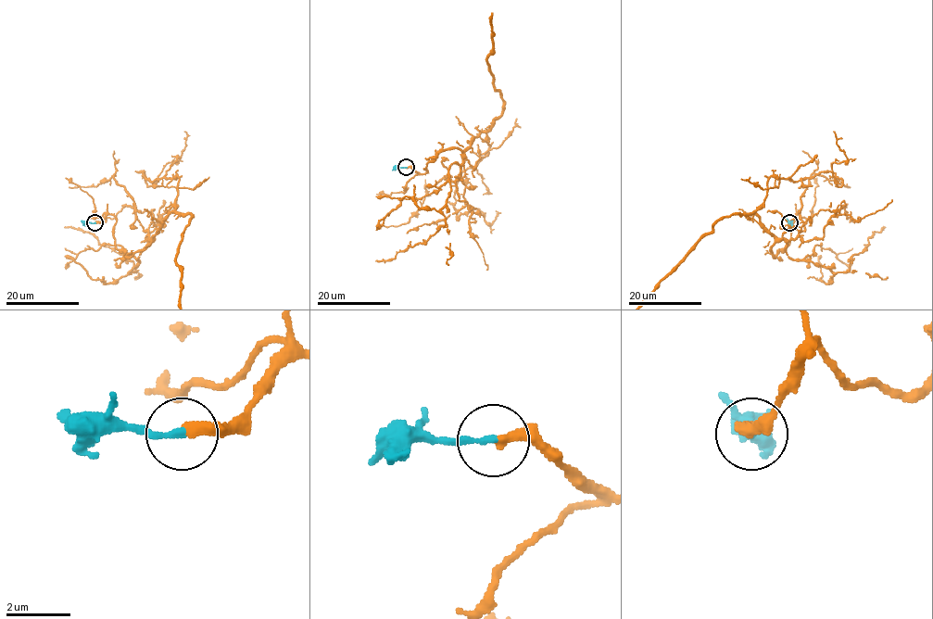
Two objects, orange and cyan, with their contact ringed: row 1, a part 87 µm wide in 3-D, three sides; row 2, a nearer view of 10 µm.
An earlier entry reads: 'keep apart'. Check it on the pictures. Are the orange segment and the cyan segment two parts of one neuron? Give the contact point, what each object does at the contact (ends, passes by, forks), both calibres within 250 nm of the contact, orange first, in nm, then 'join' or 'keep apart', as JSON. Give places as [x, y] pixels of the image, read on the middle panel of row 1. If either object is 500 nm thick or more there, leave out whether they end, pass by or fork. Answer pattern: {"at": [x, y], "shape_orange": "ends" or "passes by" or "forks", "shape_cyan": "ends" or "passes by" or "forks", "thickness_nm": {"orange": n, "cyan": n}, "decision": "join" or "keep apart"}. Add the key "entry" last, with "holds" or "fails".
{"at": [406, 167], "shape_orange": "ends", "shape_cyan": "ends", "thickness_nm": {"orange": 360, "cyan": 240}, "decision": "join", "entry": "fails"}

